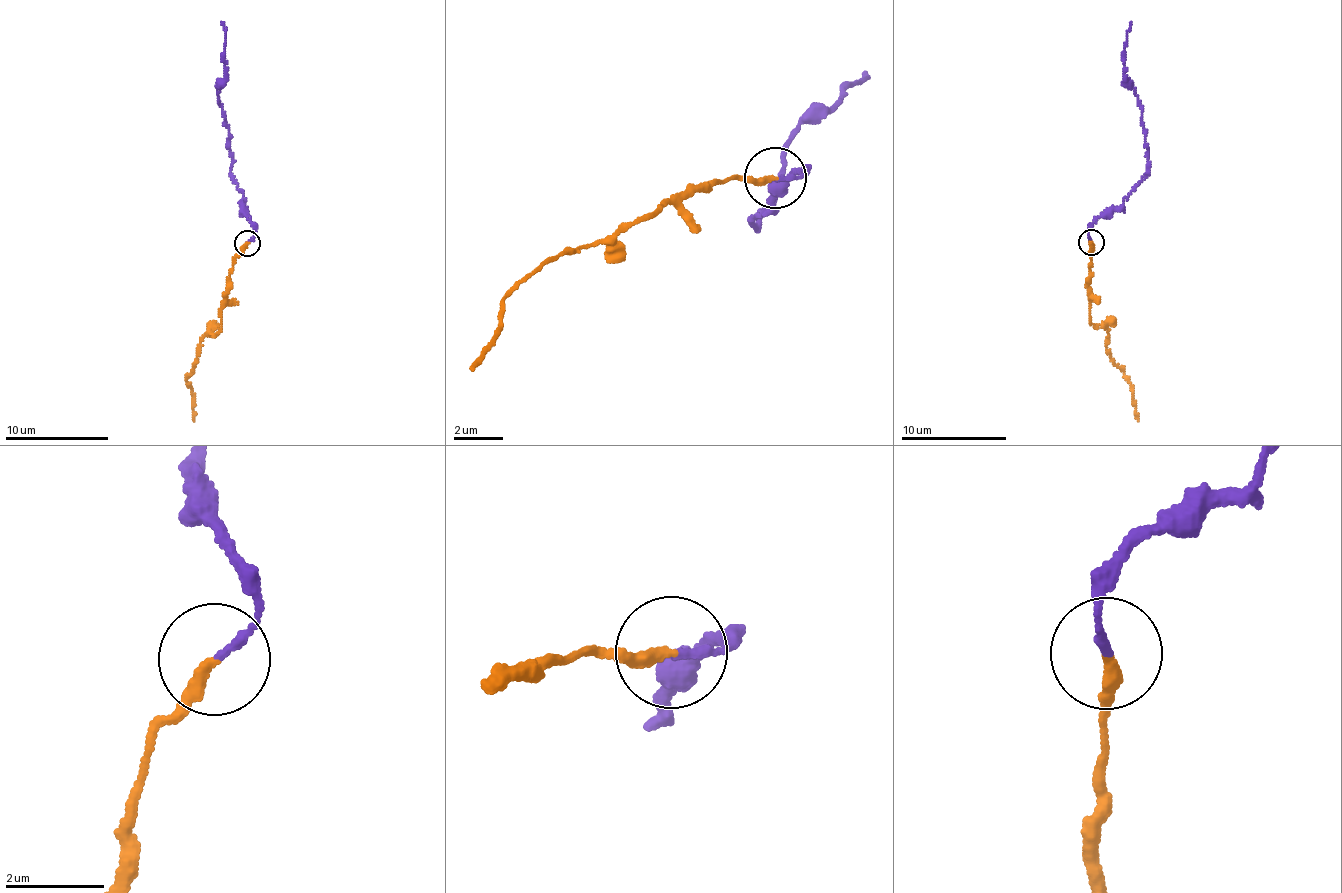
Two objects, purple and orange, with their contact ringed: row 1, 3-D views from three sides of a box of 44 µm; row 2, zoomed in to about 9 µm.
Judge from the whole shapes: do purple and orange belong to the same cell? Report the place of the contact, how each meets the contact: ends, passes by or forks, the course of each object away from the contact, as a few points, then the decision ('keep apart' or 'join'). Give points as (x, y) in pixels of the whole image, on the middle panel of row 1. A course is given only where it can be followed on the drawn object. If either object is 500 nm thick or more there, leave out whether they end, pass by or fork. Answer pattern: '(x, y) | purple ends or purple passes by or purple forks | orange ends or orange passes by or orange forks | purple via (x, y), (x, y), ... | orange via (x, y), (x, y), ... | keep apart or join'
(775, 178) | purple ends | orange ends | purple via (774, 179), (809, 170), (773, 207), (750, 220), (756, 226), (772, 205), (787, 150), (868, 74), (862, 73) | orange via (774, 179), (715, 180), (588, 244), (556, 256), (503, 298), (499, 326), (471, 369) | join

